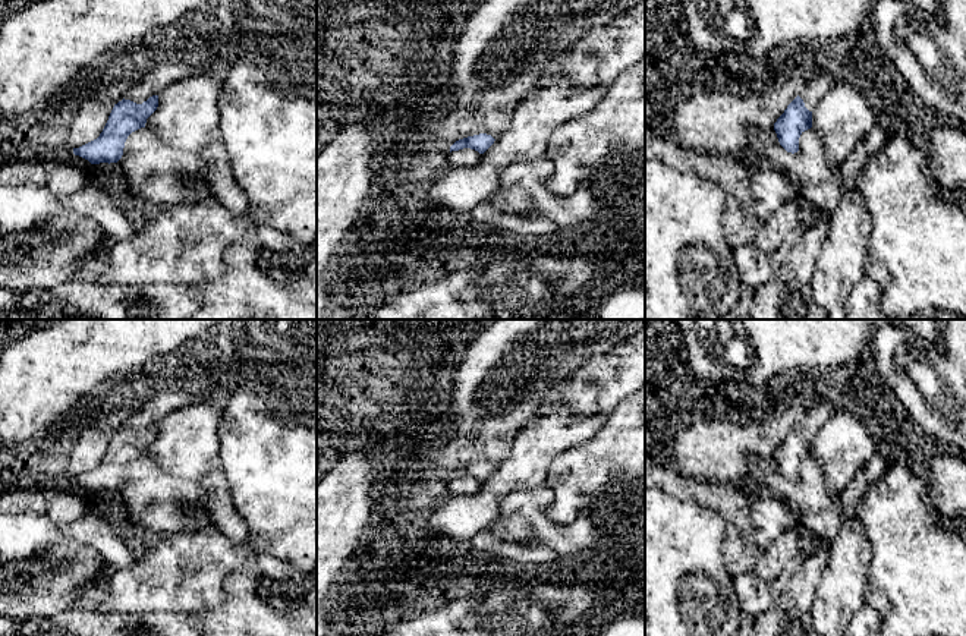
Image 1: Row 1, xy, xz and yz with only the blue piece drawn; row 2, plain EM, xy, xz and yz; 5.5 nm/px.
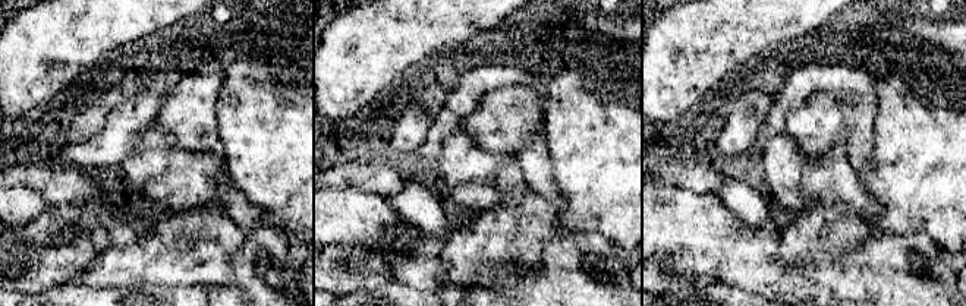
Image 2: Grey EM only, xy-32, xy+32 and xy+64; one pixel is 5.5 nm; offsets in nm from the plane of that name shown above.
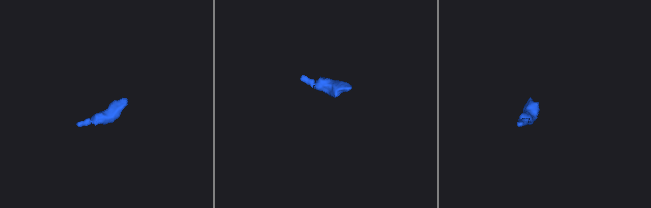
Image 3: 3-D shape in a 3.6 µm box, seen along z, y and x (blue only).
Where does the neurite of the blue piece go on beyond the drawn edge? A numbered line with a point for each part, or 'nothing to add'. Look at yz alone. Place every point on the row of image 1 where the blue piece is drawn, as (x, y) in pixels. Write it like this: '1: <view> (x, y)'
1: yz (818, 85)

